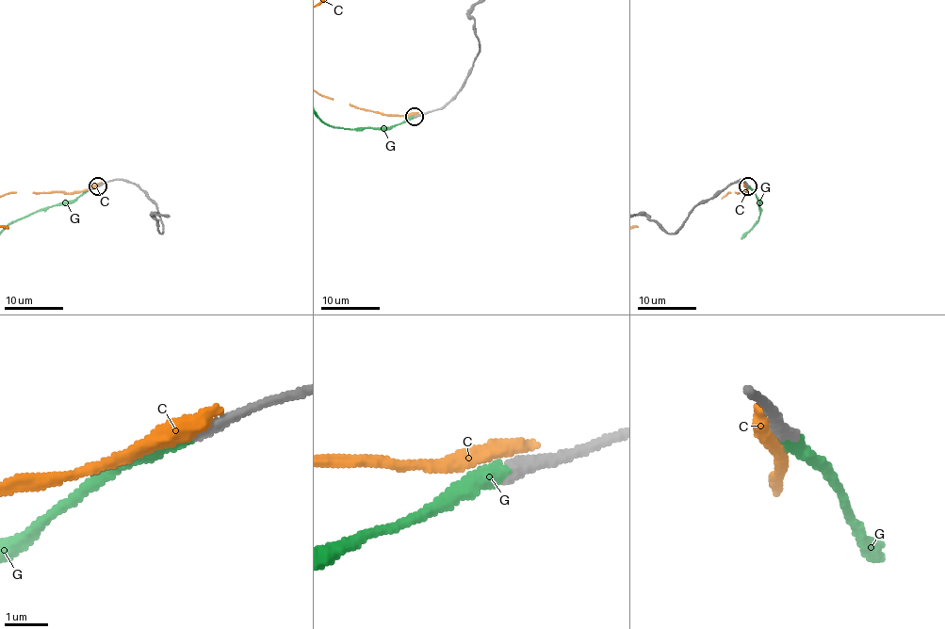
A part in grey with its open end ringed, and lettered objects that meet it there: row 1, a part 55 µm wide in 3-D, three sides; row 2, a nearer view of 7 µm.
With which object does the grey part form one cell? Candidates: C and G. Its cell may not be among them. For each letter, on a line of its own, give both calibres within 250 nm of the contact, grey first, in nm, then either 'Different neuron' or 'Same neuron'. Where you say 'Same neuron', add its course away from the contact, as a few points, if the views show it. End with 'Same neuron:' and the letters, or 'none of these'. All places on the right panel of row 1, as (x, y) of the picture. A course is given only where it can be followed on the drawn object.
C: Thickness 360 nm (grey) against 440 nm. Different neuron
G: Thickness 320 nm (grey) against 400 nm. Same neuron
Same neuron: G

